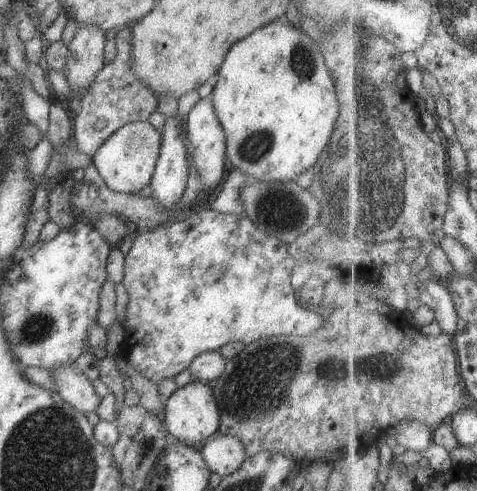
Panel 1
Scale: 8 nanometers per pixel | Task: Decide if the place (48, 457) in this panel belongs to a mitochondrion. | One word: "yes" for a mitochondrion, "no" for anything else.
yes

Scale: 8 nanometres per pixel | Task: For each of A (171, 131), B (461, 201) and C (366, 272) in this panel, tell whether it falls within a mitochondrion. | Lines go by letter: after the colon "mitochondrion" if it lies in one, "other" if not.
A: other
B: other
C: other

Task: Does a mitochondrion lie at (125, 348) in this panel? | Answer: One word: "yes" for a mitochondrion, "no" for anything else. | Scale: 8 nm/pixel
no

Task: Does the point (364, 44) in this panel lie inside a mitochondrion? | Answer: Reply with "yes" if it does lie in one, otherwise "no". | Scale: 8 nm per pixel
yes

